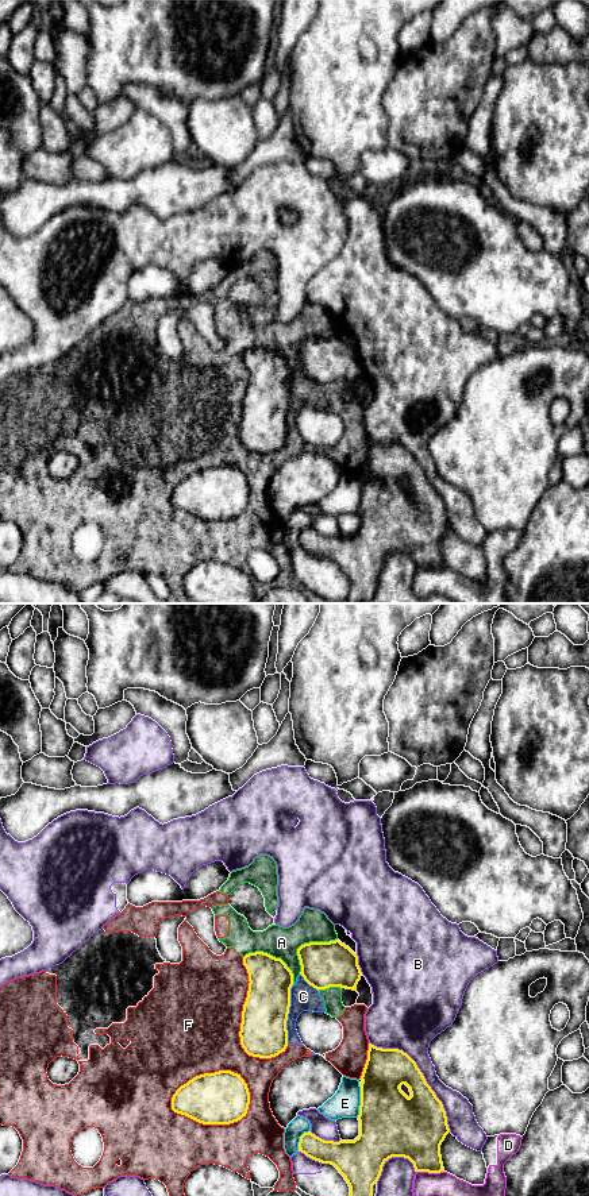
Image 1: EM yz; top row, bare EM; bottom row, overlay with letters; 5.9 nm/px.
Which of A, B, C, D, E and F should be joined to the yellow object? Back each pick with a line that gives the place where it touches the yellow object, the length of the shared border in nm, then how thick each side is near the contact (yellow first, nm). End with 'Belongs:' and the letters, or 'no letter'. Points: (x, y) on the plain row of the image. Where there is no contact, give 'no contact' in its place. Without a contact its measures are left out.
Belongs: no letter

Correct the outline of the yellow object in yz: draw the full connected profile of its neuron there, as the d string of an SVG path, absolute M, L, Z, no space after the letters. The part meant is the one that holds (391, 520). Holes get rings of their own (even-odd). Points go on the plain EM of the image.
M369 439L361 471L359 531L354 536L324 536L311 526L300 532L299 544L307 552L334 560L350 582L346 603L369 603L373 580L392 552L408 553L415 567L444 567L440 540L450 528L442 497L427 479L416 458L403 445Z

